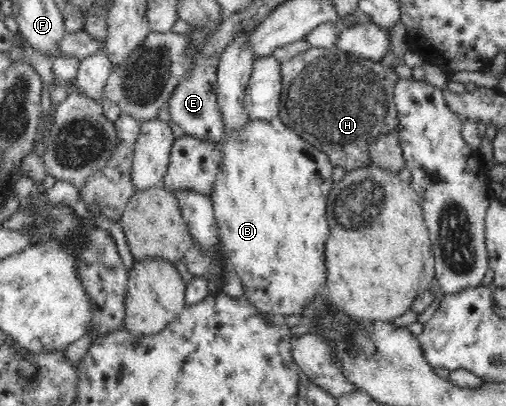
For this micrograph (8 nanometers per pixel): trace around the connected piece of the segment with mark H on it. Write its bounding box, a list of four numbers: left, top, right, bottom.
[278,46,400,173]

